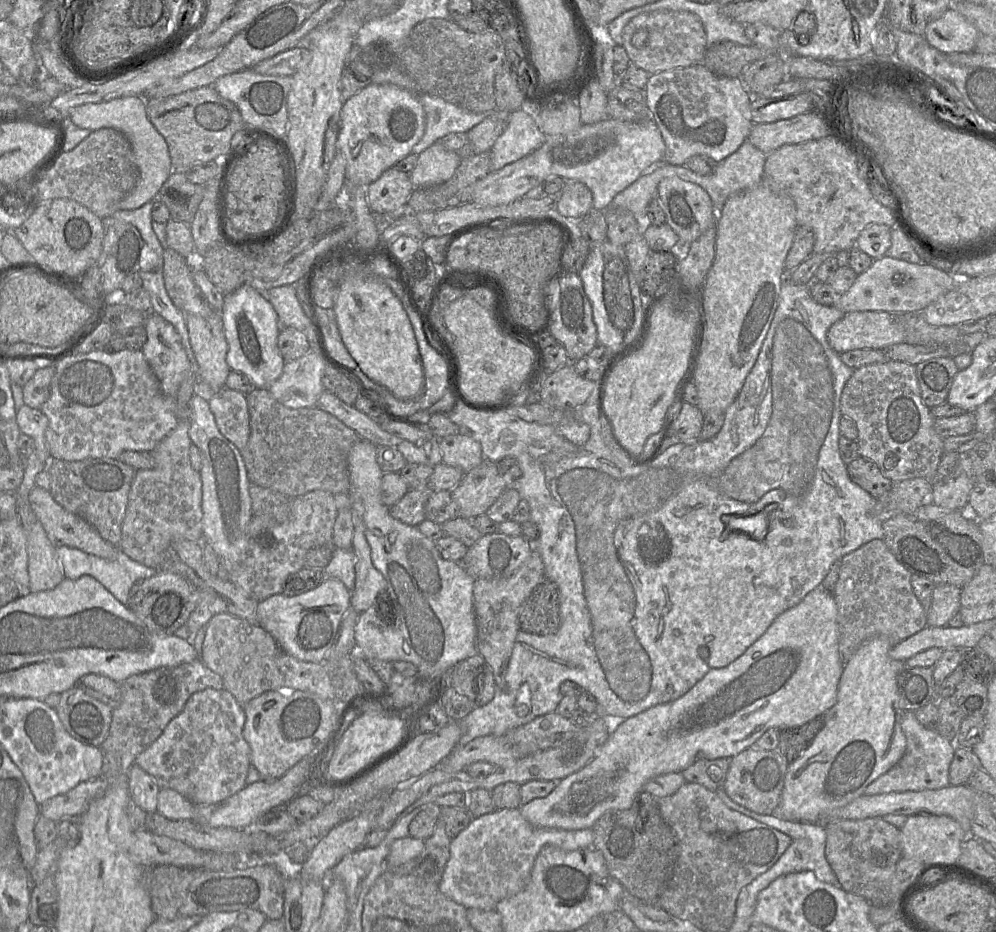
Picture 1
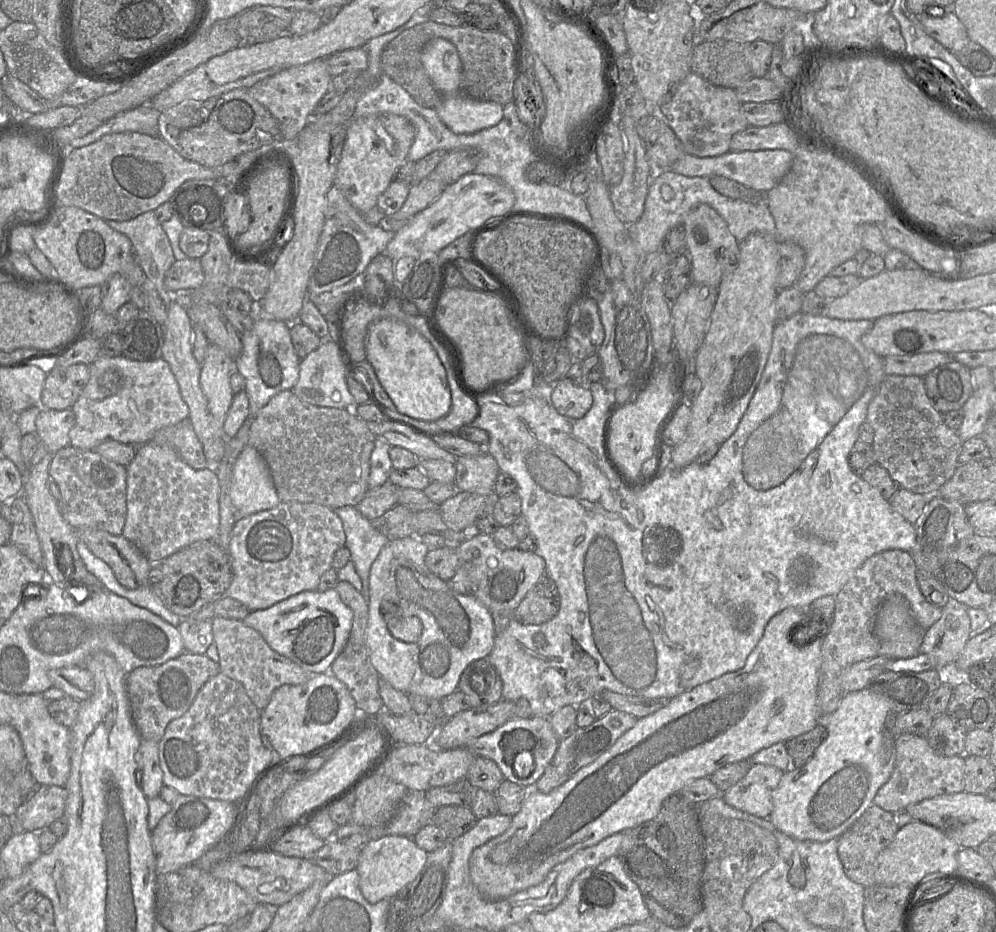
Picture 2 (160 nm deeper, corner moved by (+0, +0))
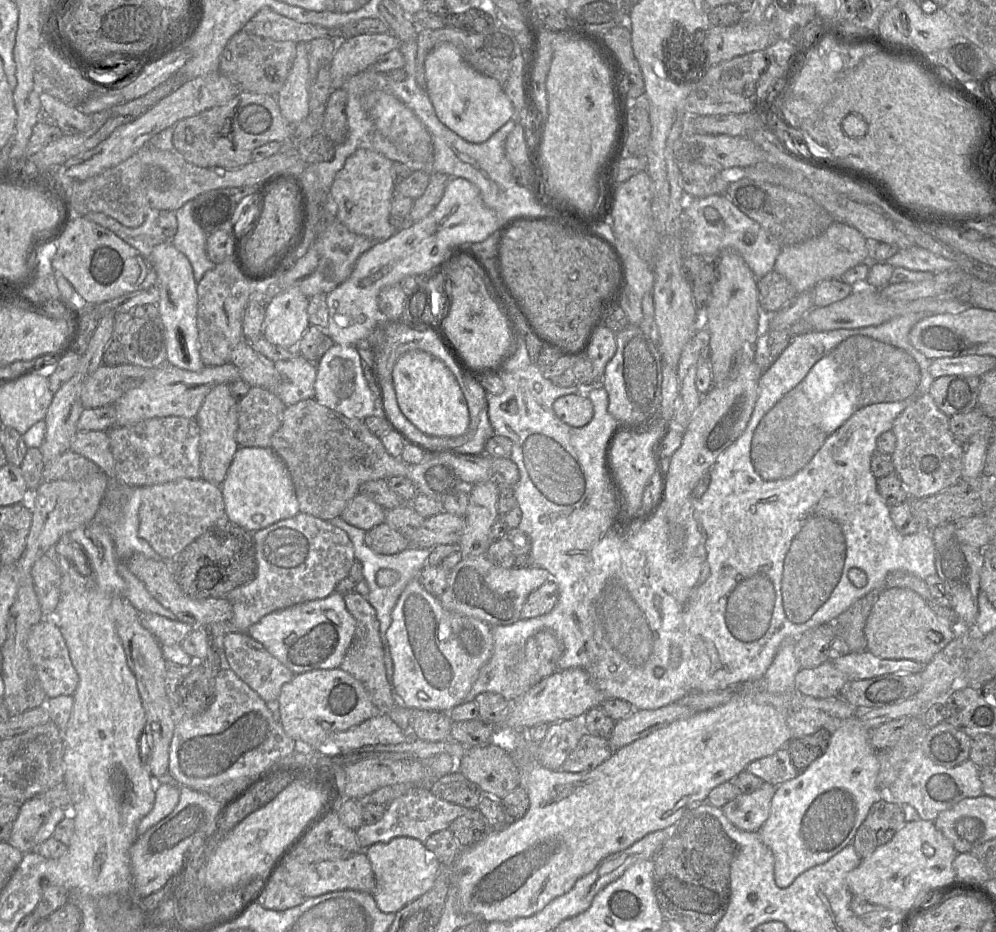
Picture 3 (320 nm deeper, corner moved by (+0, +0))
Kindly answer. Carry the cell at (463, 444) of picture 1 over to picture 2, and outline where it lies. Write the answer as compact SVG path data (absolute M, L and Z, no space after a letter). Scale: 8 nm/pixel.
M488 452L458 457L455 468L454 485L457 491L494 496L494 486L500 471L495 459Z

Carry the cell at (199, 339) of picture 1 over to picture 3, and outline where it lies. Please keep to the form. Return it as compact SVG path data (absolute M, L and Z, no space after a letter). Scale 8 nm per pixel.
M219 384L207 394L195 420L200 428L200 478L221 487L239 448L235 438L238 426L237 401L232 397L228 384Z

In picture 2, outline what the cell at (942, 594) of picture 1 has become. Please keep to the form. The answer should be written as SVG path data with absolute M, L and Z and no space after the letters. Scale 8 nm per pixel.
M950 597L947 604L942 608L940 619L925 630L921 653L930 657L934 668L945 670L947 666L954 664L969 639L975 634L971 630L967 608L964 604Z

